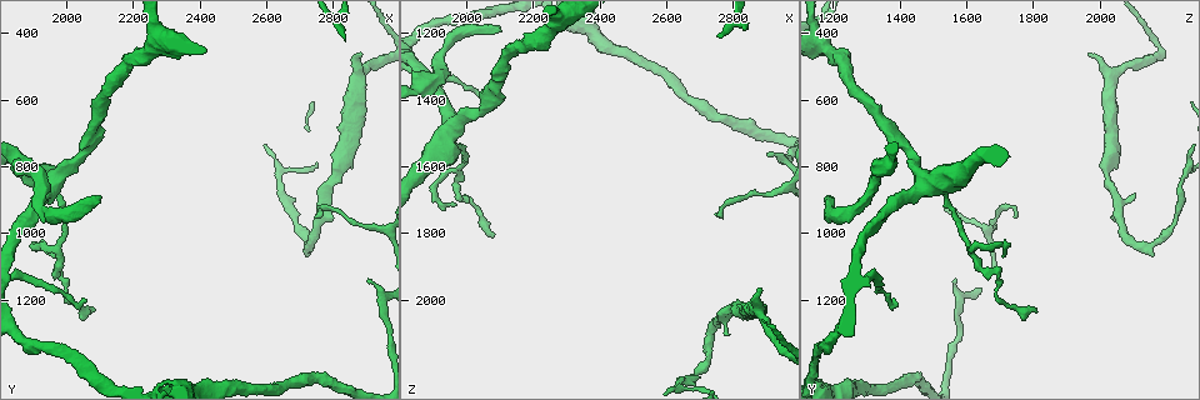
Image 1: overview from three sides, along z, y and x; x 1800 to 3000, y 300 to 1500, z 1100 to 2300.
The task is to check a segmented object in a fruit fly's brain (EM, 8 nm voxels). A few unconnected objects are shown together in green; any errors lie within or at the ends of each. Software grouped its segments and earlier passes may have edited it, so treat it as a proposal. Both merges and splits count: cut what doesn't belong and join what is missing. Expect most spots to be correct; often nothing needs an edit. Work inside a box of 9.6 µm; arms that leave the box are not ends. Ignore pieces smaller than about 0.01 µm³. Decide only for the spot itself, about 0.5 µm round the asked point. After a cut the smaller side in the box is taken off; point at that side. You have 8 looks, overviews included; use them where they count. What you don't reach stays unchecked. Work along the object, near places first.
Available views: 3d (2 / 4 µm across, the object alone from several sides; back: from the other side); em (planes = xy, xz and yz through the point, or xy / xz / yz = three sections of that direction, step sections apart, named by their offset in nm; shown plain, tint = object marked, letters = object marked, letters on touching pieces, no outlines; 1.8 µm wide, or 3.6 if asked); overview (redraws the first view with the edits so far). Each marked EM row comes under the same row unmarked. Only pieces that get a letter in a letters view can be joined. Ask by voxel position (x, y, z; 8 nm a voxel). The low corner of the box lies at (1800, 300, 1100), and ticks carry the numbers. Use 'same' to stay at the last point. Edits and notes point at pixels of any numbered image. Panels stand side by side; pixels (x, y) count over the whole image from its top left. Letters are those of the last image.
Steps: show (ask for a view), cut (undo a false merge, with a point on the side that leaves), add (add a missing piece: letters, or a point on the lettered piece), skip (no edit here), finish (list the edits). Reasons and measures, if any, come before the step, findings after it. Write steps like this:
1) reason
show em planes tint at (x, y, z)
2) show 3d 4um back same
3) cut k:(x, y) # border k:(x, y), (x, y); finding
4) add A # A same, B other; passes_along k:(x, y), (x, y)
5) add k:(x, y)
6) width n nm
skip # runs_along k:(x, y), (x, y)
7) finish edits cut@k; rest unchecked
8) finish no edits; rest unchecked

branch stops here
show 3d 2um back at (2100, 890, 1200)

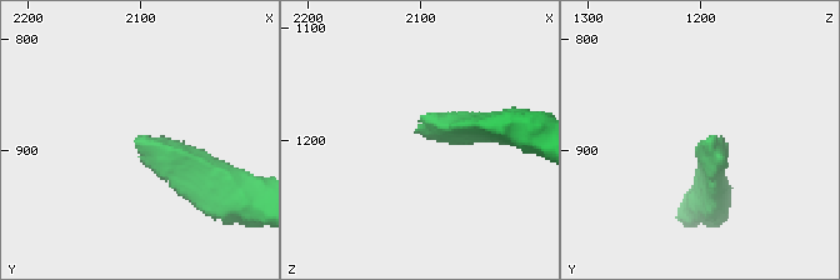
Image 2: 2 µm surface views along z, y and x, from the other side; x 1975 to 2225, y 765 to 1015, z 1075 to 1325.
show em xy step 8 letters at (2104, 892, 1192)

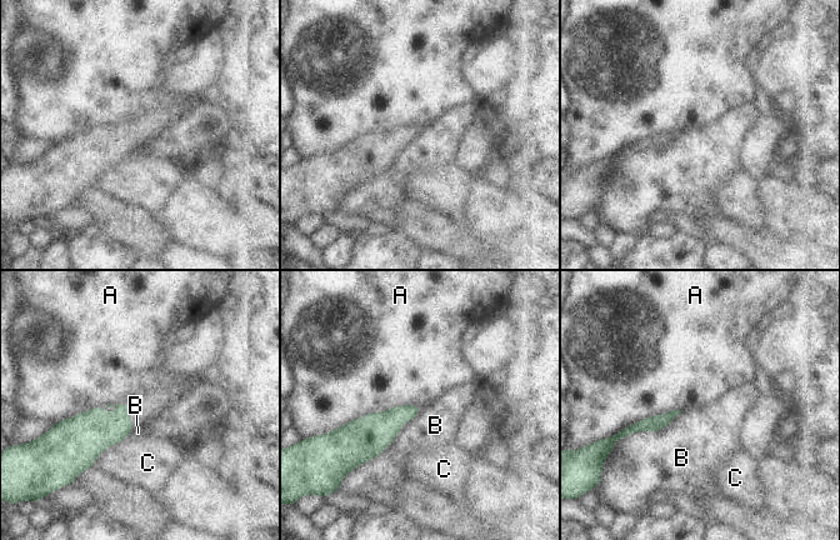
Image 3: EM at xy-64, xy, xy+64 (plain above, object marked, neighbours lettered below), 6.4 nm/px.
skip # A other, B other, C other; none of them fits

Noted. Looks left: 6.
show em 3.6um planes letters at (1960, 840, 1490)

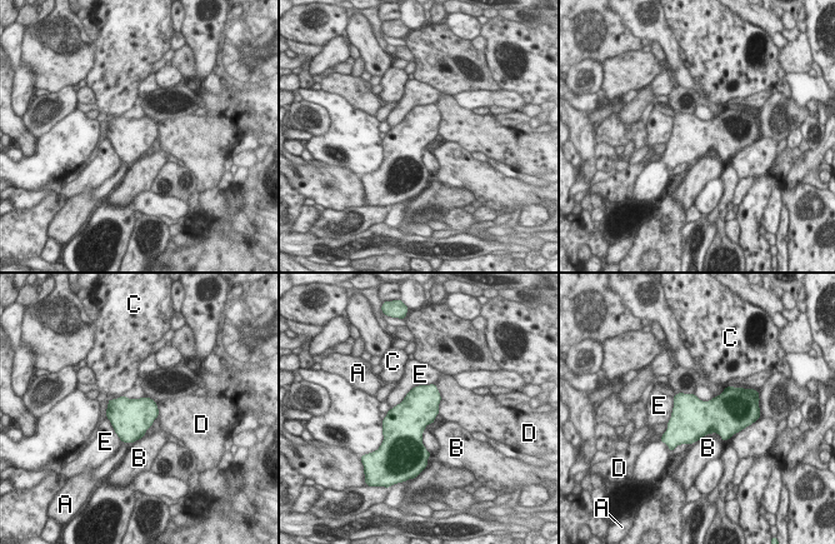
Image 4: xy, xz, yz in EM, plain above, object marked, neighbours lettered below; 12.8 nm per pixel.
longest_contact E 650 nm
skip # A other, B other, C other, D other, E other; border 4:(721, 437), (708, 433), (693, 443); continuous, no second cell

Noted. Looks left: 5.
abrupt turn
show em planes tint at (2010, 1200, 1690)

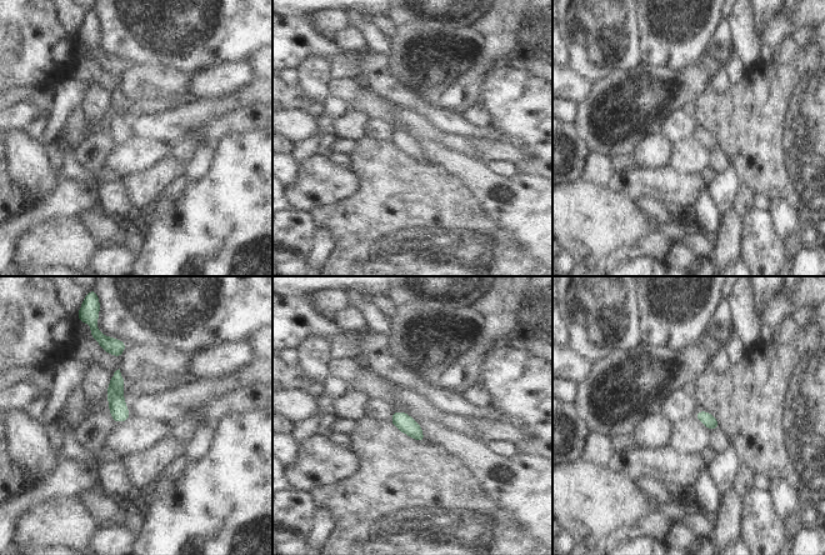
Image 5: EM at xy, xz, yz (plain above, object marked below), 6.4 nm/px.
show em planes letters same

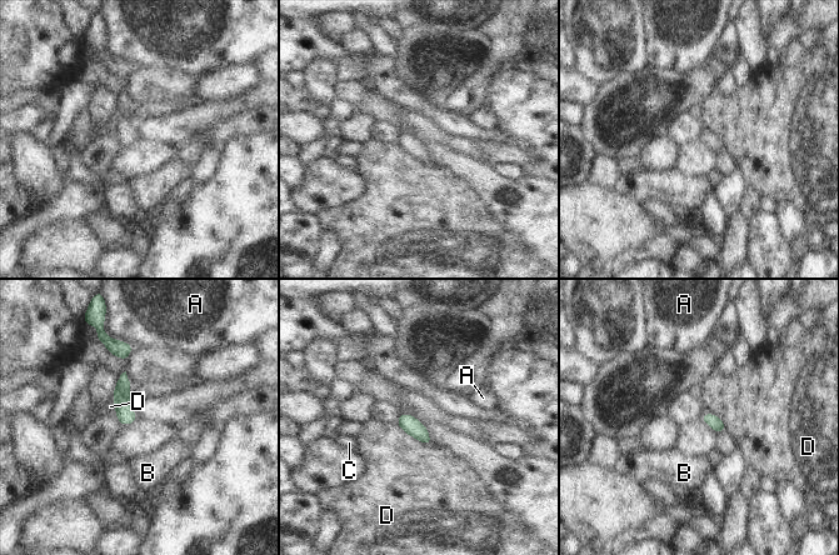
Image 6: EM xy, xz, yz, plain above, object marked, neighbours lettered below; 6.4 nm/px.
width 90 nm; longest_contact D 280 nm
skip # A other, B other, C other, D other; continuous, no second cell

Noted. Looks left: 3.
finish no edits; rest unchecked

